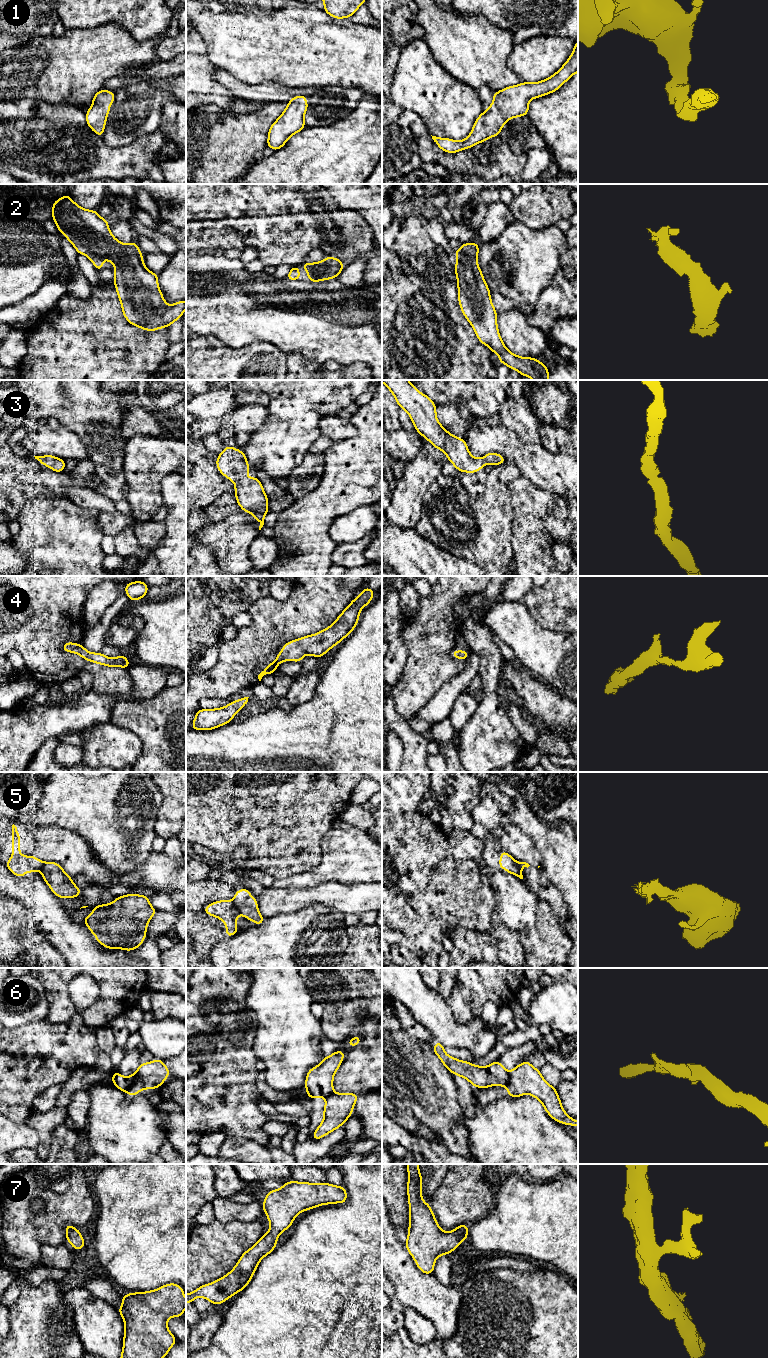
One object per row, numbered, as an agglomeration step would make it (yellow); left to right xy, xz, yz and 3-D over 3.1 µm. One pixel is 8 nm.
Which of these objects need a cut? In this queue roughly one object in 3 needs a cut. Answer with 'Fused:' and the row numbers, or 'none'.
Fused: 5, 6

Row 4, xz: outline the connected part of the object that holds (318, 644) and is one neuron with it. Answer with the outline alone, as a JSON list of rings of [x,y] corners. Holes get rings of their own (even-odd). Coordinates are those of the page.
[[[368,587],[363,588],[361,594],[352,600],[332,625],[316,634],[285,643],[282,651],[277,654],[276,660],[268,664],[258,675],[259,681],[264,675],[273,674],[283,661],[301,663],[304,655],[313,655],[317,659],[322,657],[354,630],[361,609],[370,603],[374,594],[374,590]]]

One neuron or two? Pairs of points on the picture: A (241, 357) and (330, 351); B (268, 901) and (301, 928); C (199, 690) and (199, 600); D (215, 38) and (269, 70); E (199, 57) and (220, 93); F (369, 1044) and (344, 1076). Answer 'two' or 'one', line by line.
A: two
B: two
C: two
D: one
E: one
F: one

